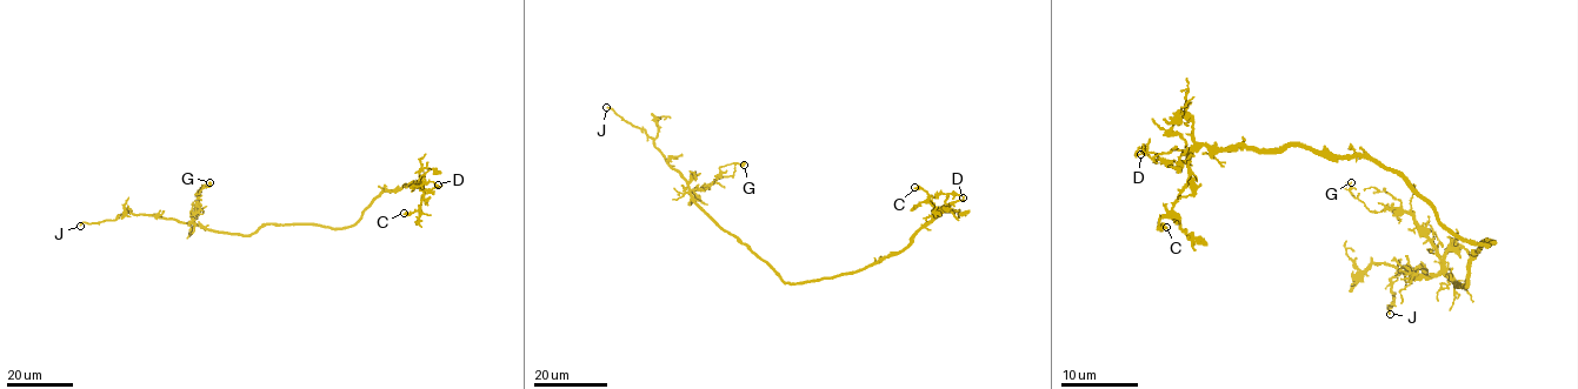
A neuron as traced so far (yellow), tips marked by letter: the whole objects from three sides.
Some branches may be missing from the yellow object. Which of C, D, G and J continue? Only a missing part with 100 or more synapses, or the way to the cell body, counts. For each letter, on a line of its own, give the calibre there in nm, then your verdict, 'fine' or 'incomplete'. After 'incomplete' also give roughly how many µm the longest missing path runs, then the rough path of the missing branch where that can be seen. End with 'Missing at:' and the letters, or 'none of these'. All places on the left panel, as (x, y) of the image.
C: 140 nm | fine
D: 120 nm | fine
G: 130 nm | fine
J: 170 nm | incomplete | 20 µm | (80, 226), (64, 233), (50, 260), (37, 265)
Missing at: J

